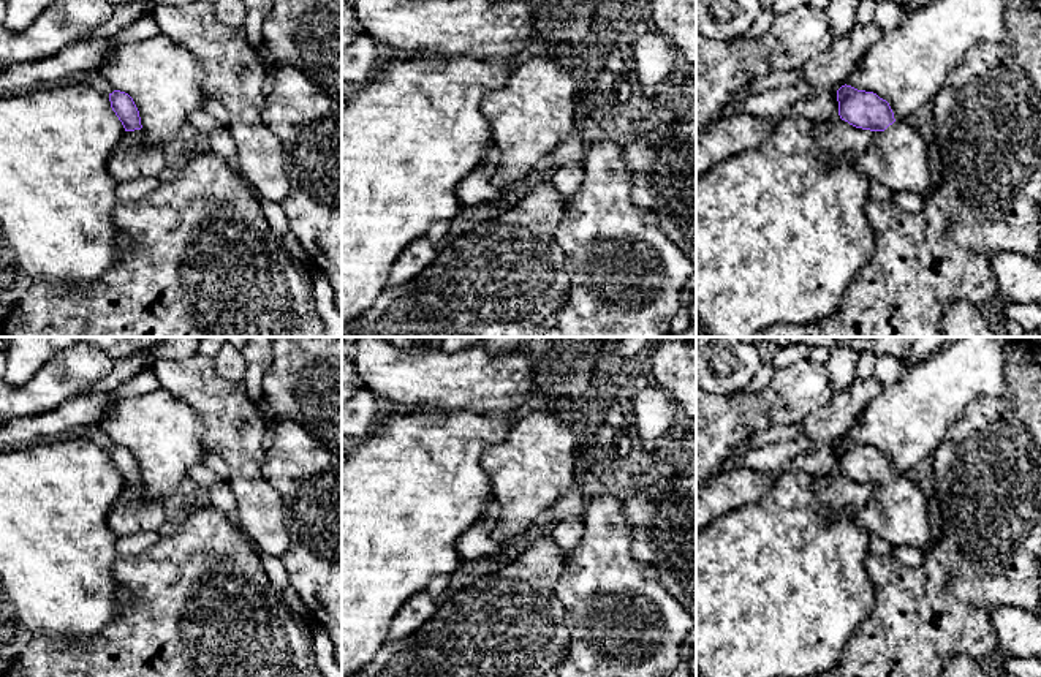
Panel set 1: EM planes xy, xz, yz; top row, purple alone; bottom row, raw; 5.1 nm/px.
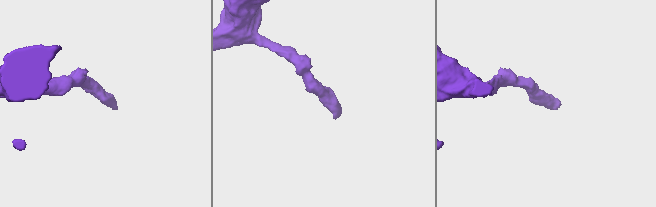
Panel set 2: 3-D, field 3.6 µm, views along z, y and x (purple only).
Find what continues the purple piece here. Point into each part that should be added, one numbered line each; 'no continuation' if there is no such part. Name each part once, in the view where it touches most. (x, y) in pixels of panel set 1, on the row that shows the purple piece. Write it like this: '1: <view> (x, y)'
no continuation

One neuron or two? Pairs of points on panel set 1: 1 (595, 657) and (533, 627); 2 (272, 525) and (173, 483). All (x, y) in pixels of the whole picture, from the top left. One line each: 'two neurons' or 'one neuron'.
1: two neurons
2: two neurons

